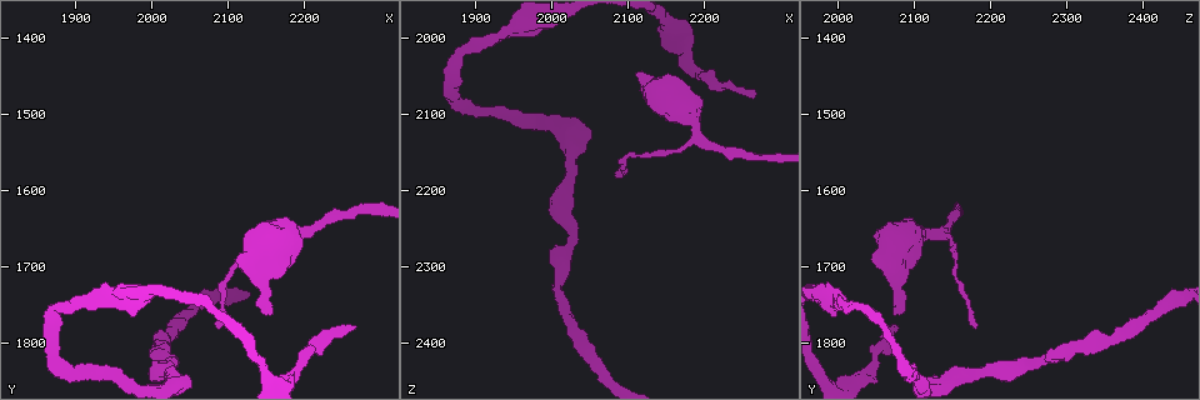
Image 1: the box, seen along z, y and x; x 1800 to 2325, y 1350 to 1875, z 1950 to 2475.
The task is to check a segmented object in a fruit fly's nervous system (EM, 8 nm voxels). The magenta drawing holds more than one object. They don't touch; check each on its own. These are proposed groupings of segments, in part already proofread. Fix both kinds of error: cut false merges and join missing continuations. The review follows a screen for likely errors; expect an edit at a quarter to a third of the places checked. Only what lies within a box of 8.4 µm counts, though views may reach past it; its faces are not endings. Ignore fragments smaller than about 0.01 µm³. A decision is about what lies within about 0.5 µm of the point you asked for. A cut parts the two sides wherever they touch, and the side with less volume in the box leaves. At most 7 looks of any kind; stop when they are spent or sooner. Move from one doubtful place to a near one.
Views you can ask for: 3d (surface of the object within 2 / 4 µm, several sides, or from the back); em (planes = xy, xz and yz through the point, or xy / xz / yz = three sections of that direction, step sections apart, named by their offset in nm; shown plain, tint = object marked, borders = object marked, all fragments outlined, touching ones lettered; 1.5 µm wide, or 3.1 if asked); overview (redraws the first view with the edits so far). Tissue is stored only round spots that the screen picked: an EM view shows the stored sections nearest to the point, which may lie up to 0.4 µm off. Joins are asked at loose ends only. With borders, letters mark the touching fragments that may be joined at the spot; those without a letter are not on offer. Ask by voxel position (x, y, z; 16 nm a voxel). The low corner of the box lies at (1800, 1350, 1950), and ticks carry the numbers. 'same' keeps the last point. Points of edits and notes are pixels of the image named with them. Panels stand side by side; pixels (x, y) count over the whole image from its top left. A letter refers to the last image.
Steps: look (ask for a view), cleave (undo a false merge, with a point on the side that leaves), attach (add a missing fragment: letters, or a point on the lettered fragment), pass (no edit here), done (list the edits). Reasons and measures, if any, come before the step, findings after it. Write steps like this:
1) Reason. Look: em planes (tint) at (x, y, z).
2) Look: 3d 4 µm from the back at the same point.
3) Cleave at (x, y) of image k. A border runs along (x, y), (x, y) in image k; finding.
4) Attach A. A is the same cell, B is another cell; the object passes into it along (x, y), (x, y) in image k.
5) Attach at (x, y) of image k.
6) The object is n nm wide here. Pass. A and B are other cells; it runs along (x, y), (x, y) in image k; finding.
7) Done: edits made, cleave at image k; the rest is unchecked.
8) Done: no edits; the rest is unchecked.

Free end. Look: 3d 4 µm at (2115, 1690, 2050).

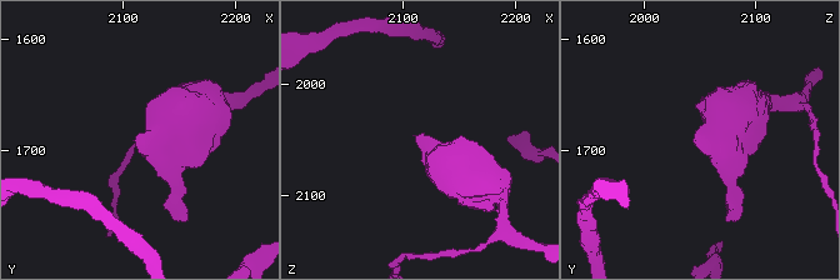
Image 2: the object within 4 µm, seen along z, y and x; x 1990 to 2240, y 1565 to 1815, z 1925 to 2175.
Need the tissue. Look: em planes (plain) at (2112, 1690, 2048).

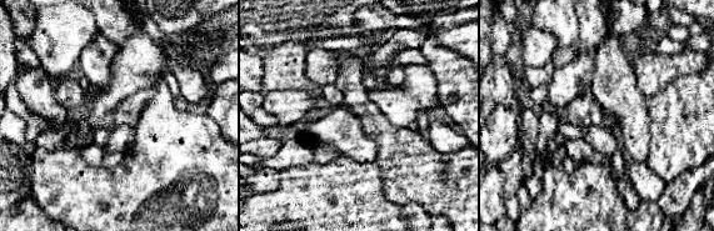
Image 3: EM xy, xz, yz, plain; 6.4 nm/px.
Look: em planes (borders) at the same point.

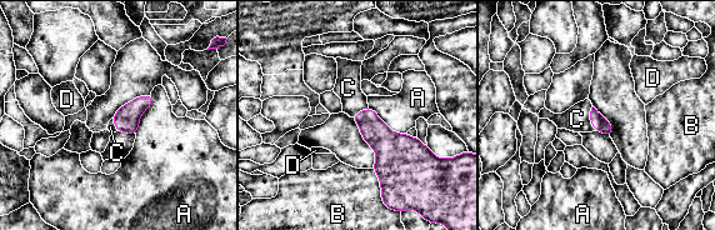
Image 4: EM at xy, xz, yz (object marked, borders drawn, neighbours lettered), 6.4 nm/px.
The longest contact is with A, 300 nm. Attach C. C is the same cell, A, B and D are other cells; the object passes into it along (600, 124), (590, 119), (576, 119) in image 4; it goes on there.

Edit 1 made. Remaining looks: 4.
Redraw. Look: overview.

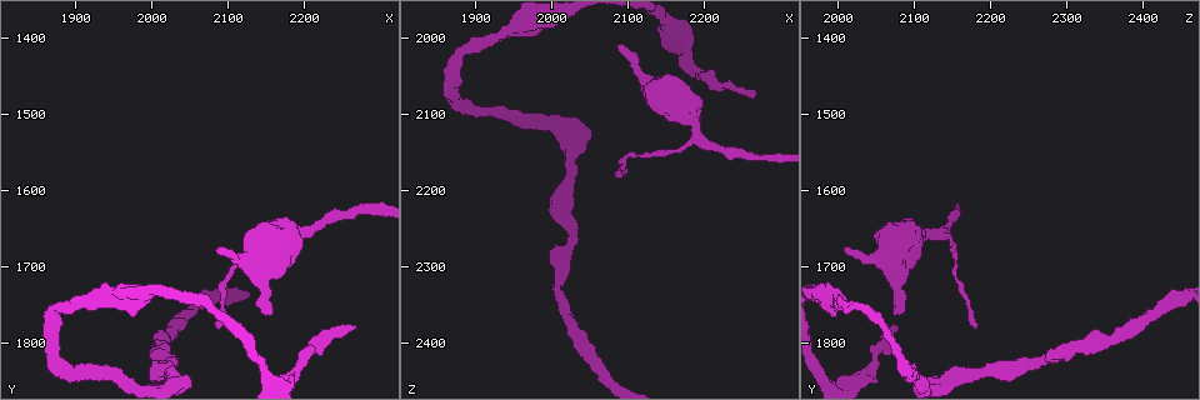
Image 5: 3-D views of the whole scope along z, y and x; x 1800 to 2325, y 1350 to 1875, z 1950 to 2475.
Sudden change in width. Look: em xz step 8 (tint) at (2025, 1820, 2275).

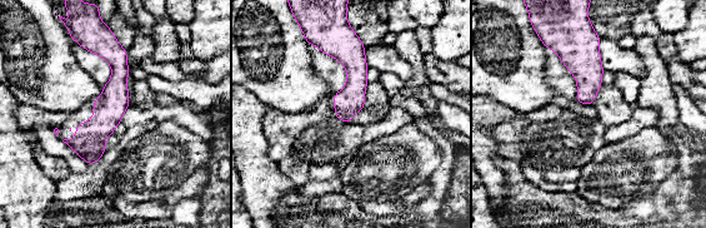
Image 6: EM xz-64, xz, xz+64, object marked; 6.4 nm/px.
Cut it another way. Look: em planes (borders) at the same point.

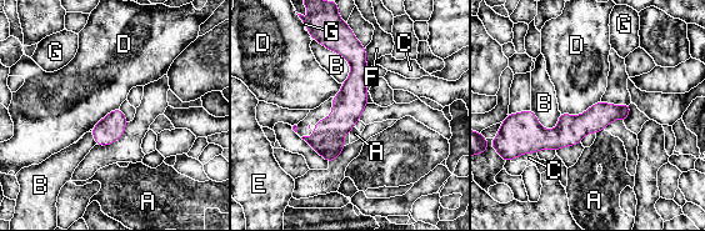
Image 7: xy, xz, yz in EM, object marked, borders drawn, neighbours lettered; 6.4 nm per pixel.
The longest contact is with B, 300 nm. Pass. A, B, C, D, E, F and G are other cells; it runs along (355, 53), (329, 157) in image 7; continuous, no second neuron.

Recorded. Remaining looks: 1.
Done: edits made, attach at image 4; the rest is unchecked.

